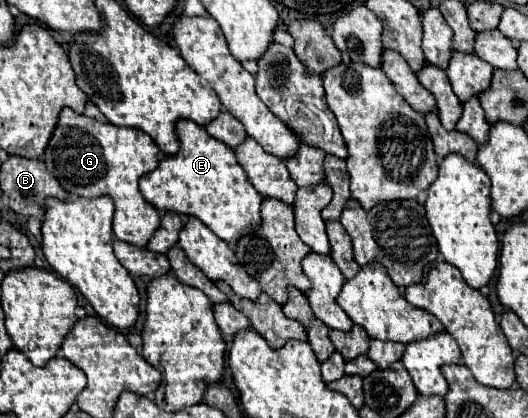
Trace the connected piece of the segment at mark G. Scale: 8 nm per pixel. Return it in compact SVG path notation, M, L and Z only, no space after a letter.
M69 108L61 110L57 130L53 132L53 138L49 140L49 146L45 150L47 170L61 182L61 186L69 194L79 198L113 198L115 238L139 248L147 246L153 232L161 224L159 210L153 208L139 192L139 178L153 172L159 166L159 160L159 148L145 132L101 124Z

